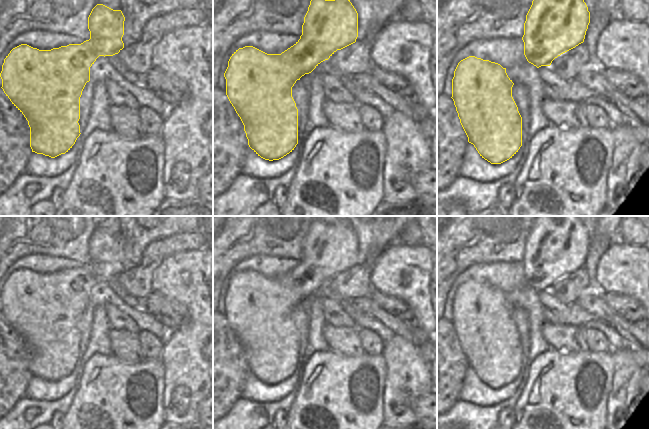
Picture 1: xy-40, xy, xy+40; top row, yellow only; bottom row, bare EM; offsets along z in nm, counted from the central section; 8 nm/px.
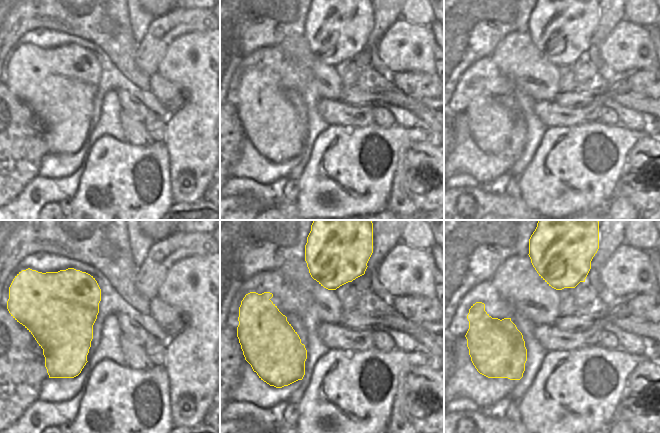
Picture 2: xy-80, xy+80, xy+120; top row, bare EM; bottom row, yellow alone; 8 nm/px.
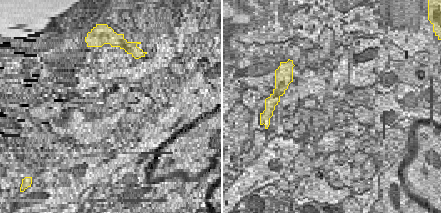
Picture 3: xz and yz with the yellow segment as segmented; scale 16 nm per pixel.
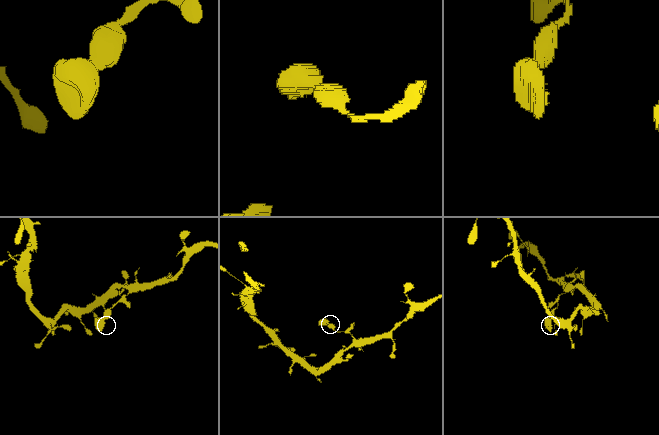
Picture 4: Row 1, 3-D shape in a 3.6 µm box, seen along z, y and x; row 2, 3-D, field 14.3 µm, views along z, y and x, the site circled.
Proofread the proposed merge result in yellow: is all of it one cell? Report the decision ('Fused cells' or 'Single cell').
Single cell

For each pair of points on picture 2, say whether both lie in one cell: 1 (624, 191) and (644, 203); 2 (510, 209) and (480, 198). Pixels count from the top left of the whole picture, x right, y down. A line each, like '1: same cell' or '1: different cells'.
1: same cell
2: same cell

